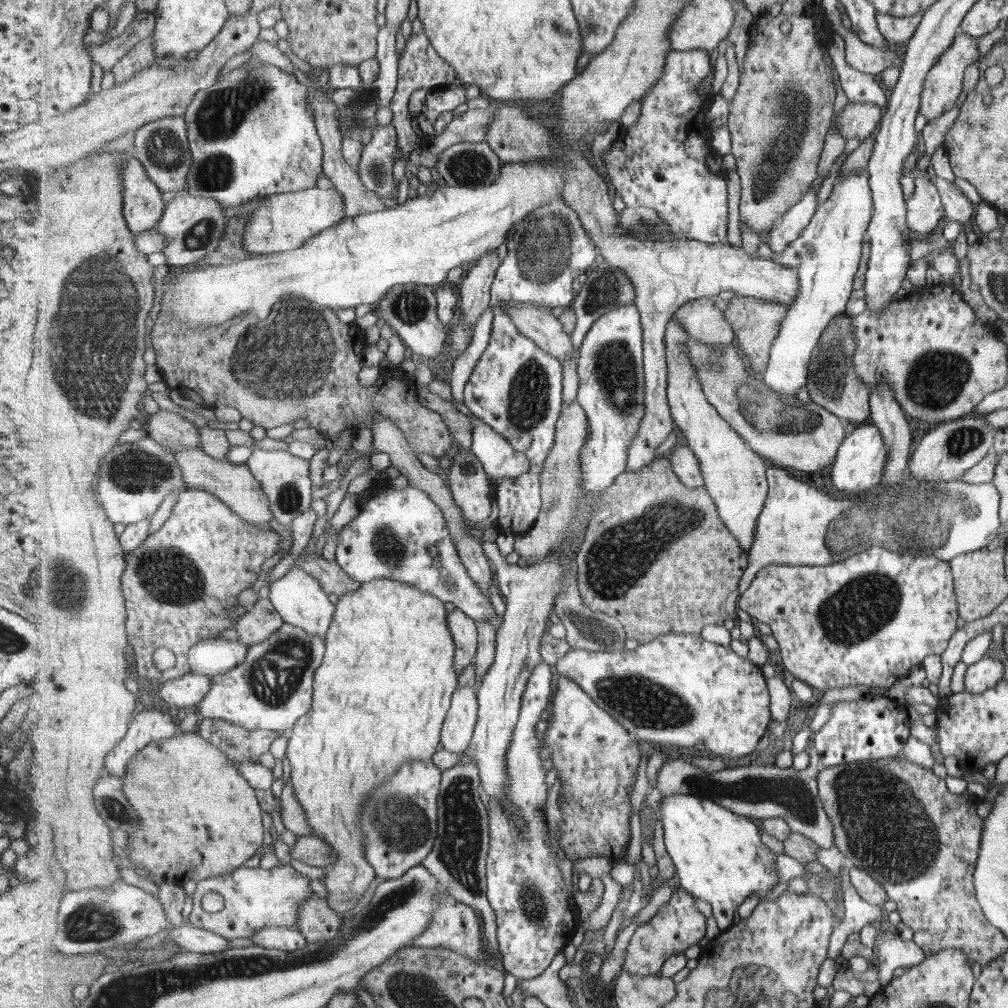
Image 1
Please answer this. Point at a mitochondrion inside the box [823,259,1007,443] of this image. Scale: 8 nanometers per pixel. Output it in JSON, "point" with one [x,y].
{"point":[935,381]}

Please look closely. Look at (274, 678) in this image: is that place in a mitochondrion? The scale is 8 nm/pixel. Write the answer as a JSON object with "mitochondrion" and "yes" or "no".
{"mitochondrion":"yes"}

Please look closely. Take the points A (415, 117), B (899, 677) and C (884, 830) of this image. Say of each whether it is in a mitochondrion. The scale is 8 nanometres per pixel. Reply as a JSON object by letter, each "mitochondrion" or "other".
{"A":"other","B":"other","C":"mitochondrion"}

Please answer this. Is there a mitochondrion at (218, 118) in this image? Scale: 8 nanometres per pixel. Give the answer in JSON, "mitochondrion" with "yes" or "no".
{"mitochondrion":"yes"}

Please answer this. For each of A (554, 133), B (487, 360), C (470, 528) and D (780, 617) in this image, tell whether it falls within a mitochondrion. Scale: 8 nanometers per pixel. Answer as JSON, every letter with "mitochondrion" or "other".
{"A":"other","B":"other","C":"other","D":"other"}

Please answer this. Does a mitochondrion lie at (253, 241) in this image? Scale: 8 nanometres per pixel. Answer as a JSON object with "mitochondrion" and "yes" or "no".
{"mitochondrion":"no"}

